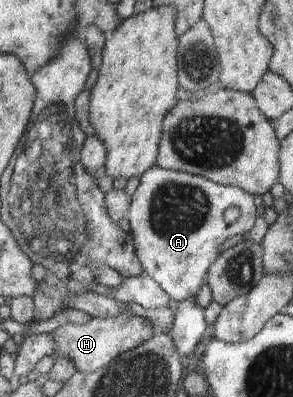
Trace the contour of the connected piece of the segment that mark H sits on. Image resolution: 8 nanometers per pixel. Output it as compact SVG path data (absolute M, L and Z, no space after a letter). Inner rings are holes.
M119 316L117 318L92 318L85 324L64 324L49 332L55 346L54 358L69 358L75 364L76 371L93 373L109 364L125 352L140 346L154 336L151 321L141 316Z

